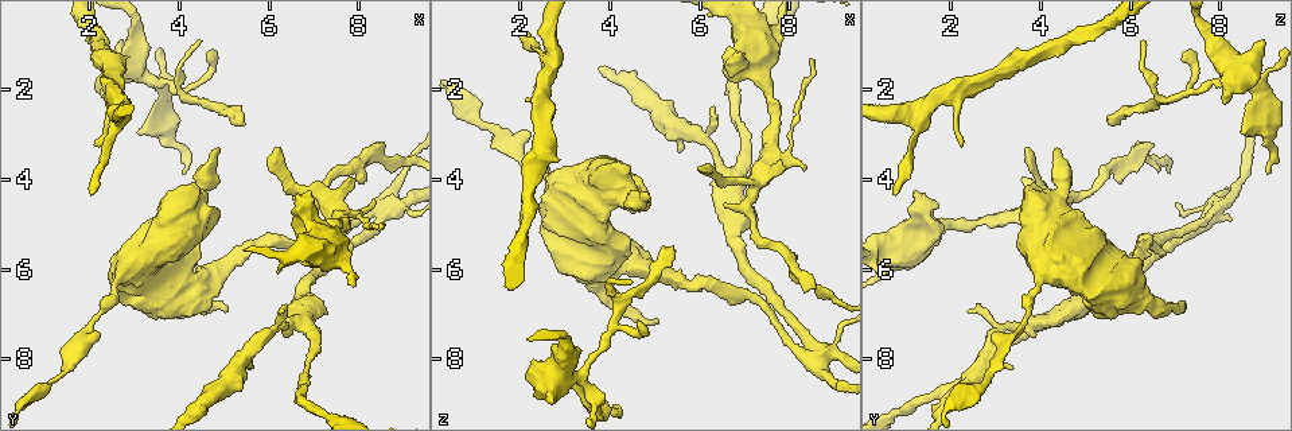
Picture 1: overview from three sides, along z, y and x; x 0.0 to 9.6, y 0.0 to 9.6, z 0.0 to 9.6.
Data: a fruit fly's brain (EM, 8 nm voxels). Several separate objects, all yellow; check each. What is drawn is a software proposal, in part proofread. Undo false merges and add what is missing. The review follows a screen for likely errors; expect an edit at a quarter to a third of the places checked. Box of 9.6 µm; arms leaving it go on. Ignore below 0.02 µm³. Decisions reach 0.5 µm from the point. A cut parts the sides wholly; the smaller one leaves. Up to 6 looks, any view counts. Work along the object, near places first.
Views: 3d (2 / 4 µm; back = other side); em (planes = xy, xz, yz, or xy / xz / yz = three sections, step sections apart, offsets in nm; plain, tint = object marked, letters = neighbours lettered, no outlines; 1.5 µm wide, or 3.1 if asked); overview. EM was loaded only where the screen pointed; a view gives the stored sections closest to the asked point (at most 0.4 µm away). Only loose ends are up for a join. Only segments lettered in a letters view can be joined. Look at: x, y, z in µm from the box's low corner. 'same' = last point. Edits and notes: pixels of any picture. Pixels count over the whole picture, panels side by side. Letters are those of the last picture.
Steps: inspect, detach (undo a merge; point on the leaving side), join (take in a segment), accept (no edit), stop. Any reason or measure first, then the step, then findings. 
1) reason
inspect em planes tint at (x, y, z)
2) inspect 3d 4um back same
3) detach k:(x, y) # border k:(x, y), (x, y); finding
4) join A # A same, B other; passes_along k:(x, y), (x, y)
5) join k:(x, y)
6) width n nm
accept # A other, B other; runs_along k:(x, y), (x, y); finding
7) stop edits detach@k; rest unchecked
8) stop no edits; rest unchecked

branch stops here
inspect em xz step 4 tint at (8.25, 4.50, 3.75)

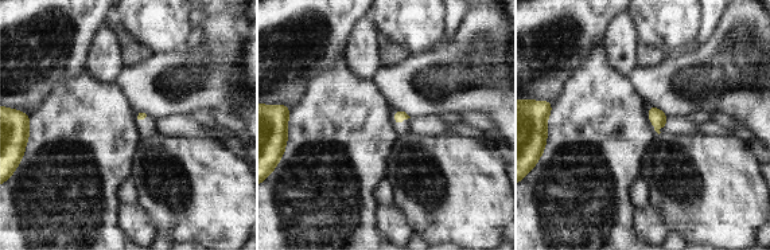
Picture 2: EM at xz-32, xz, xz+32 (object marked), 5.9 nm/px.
inspect em planes letters same

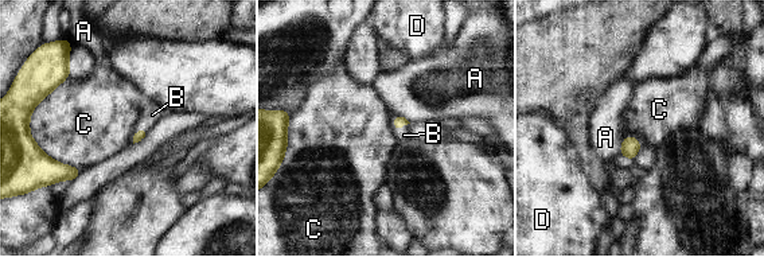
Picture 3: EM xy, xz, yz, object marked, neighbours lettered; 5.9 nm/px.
join B # A other, B same, C other, D other; it goes on there

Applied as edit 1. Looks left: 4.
redraw
inspect overview

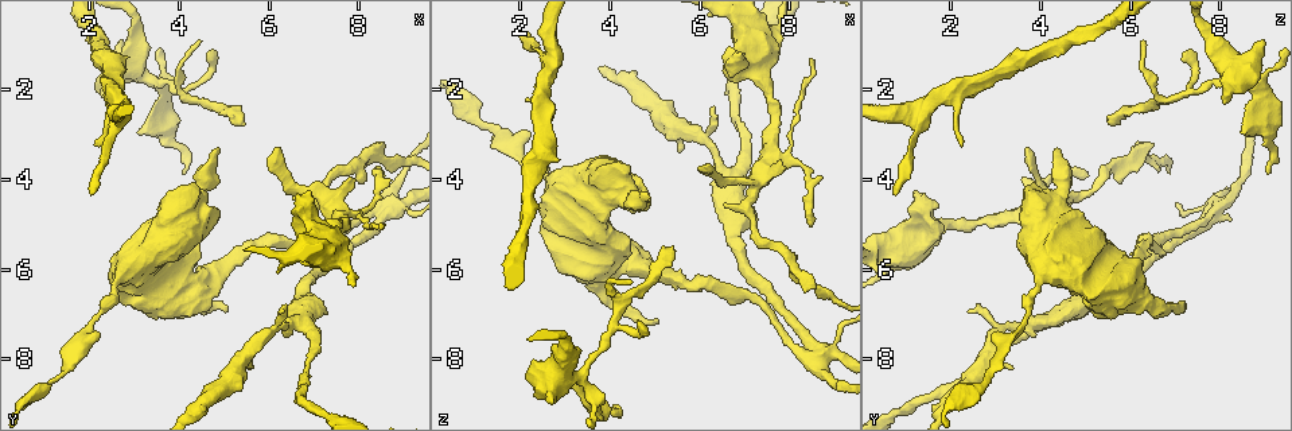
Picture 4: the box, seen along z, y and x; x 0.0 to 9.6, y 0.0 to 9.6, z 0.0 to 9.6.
free end
inspect 3d 4um at (2.40, 6.65, 5.10)

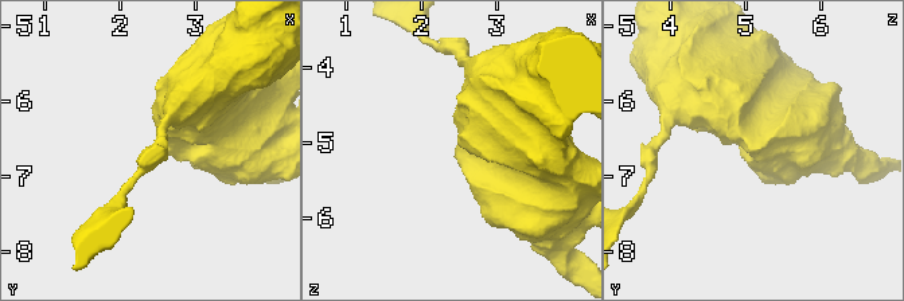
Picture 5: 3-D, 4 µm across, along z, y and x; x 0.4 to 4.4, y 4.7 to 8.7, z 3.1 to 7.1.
inspect em planes tint same

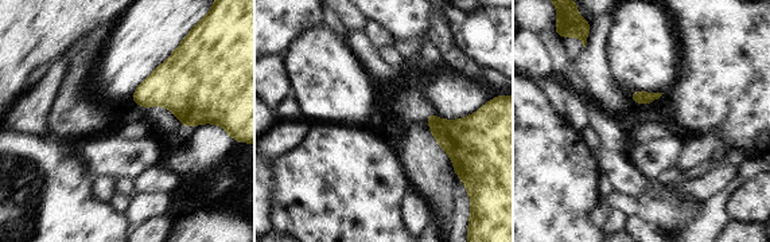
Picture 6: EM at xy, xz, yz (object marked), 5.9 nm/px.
see the neighbours
inspect em planes letters same

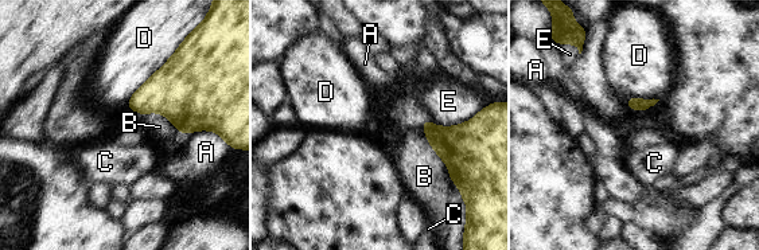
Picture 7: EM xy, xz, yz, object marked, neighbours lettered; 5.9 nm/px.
longest_contact D 550 nm
accept # A other, B other, C other, D other, E other; none of them fits

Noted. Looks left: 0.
stop edits join@3; rest unchecked

